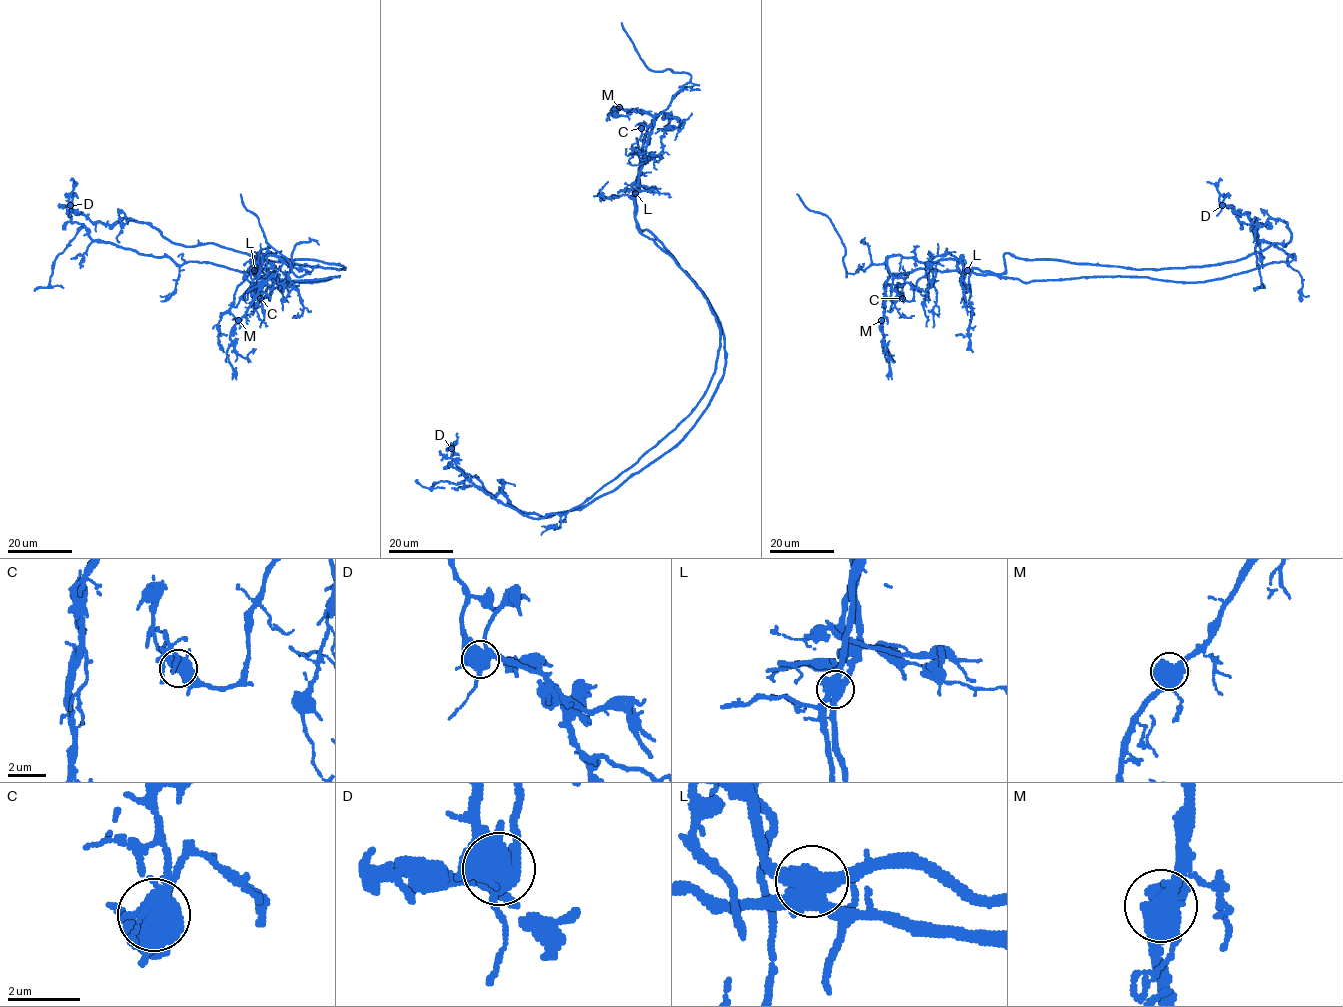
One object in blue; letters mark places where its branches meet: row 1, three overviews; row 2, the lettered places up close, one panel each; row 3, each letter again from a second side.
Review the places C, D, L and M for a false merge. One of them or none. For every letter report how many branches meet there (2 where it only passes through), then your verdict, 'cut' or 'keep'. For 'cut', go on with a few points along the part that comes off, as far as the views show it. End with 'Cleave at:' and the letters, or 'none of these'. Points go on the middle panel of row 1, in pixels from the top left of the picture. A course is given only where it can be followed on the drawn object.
C: 5 branches meet; keep
D: 5 branches meet; keep
L: 5 branches meet; cut; foreign part runs (635, 193), (637, 229), (719, 328), (696, 407), (562, 514), (523, 515), (468, 479), (415, 480)
M: 4 branches meet; keep
Cleave at: L

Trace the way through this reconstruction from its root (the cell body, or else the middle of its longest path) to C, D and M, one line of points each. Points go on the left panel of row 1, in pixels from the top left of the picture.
C: (258, 273), (253, 273), (262, 268), (256, 289), (259, 301), (260, 298)
D: (258, 273), (269, 253), (344, 267), (271, 261), (214, 243), (177, 244), (144, 222), (105, 225), (70, 205)
M: (258, 273), (253, 273), (265, 269), (272, 274), (238, 320)

